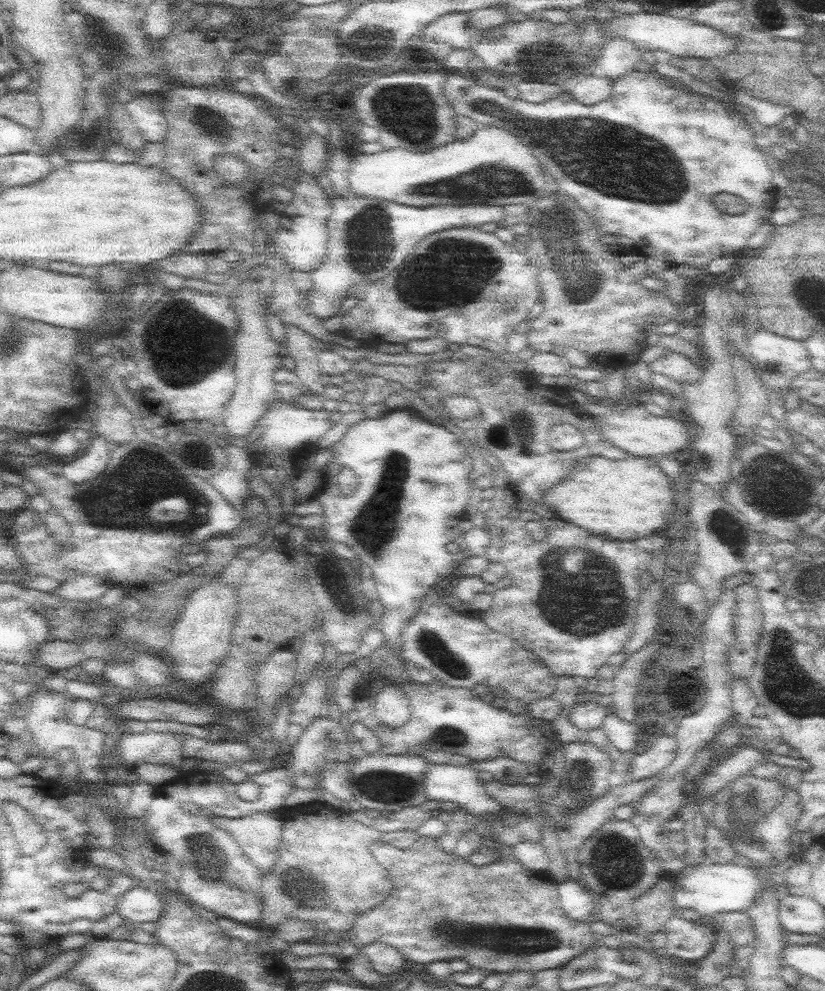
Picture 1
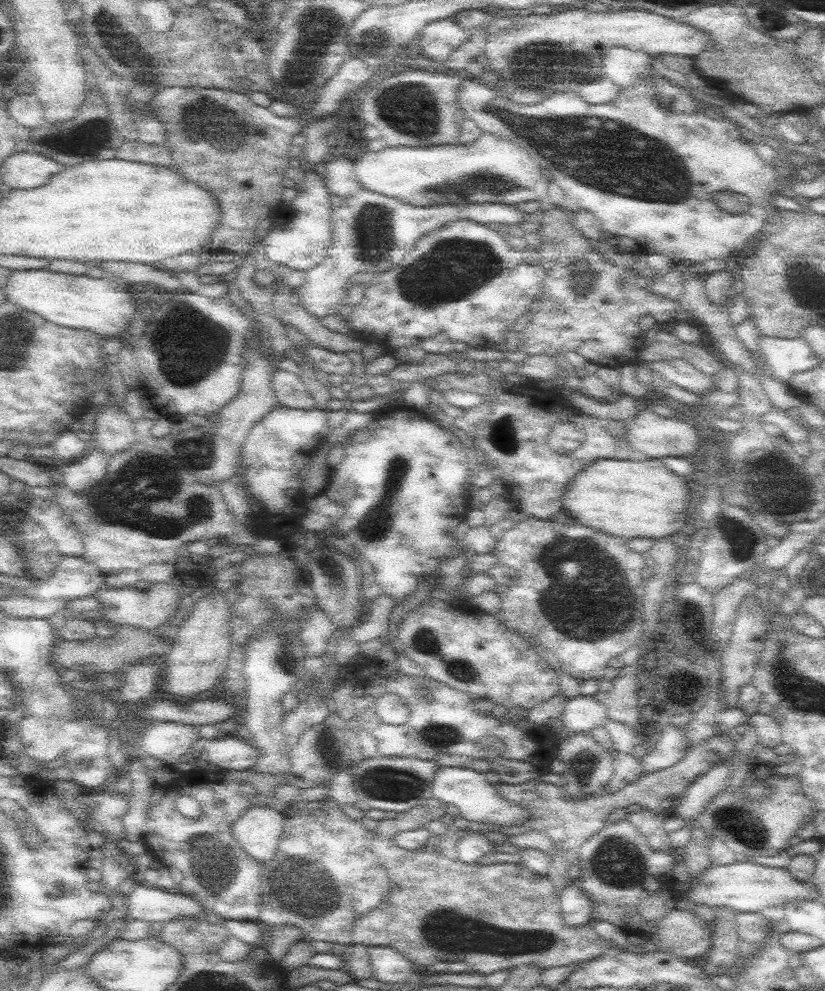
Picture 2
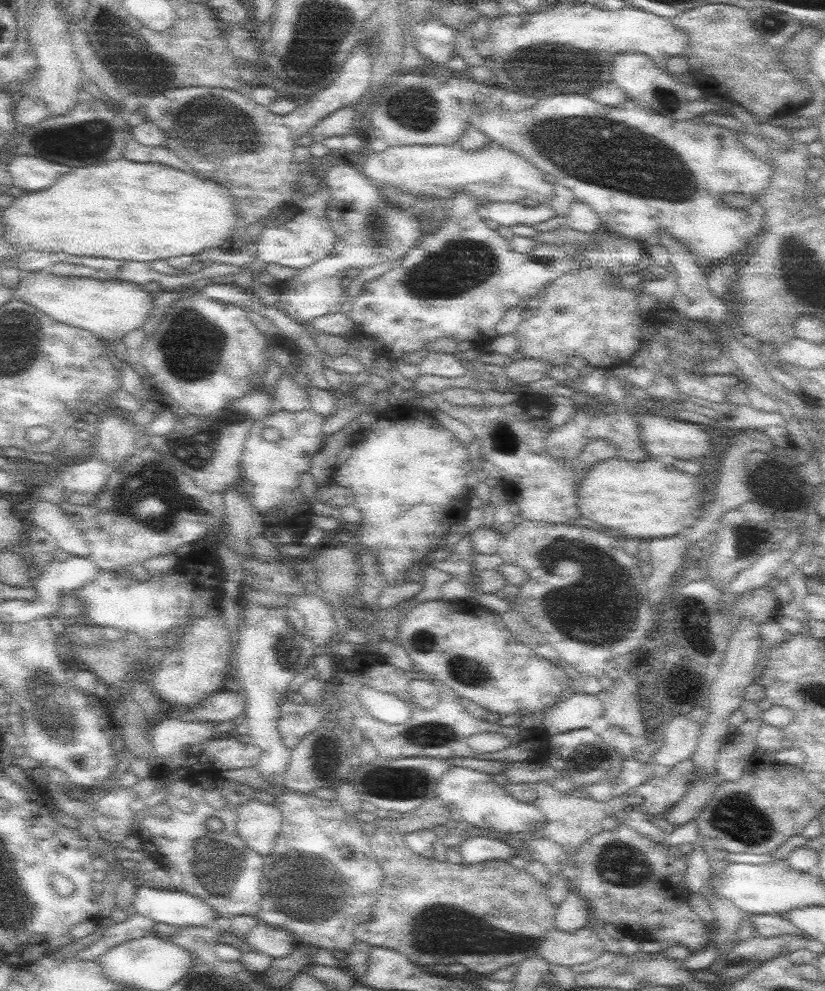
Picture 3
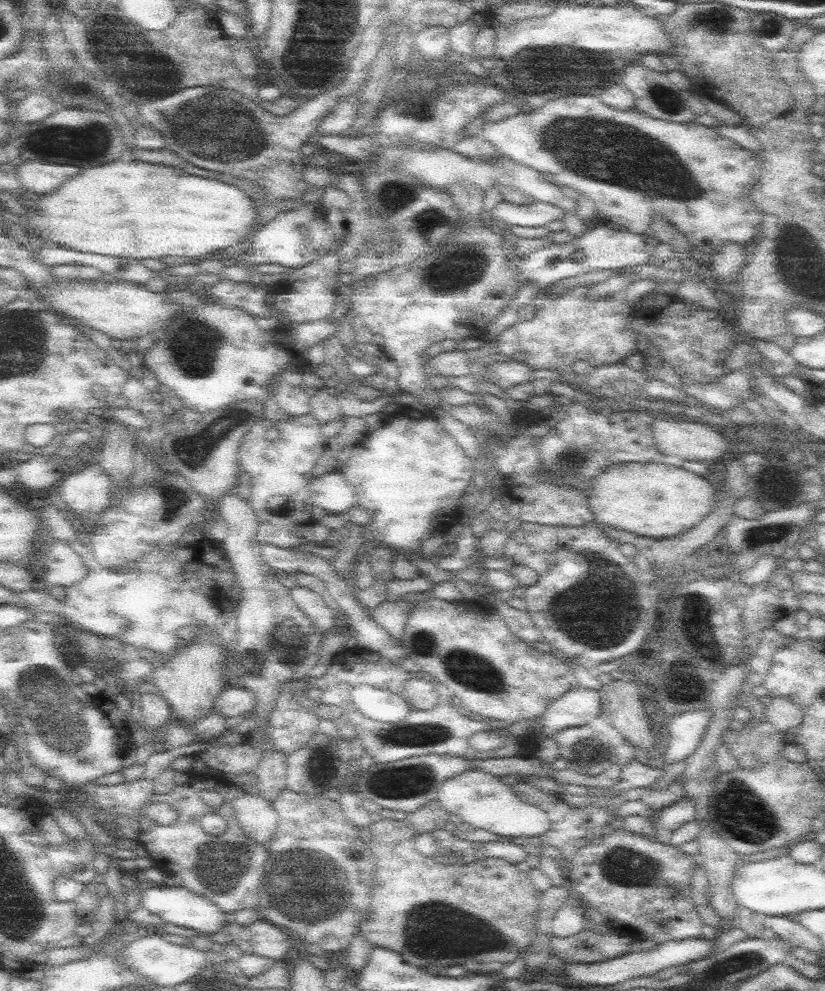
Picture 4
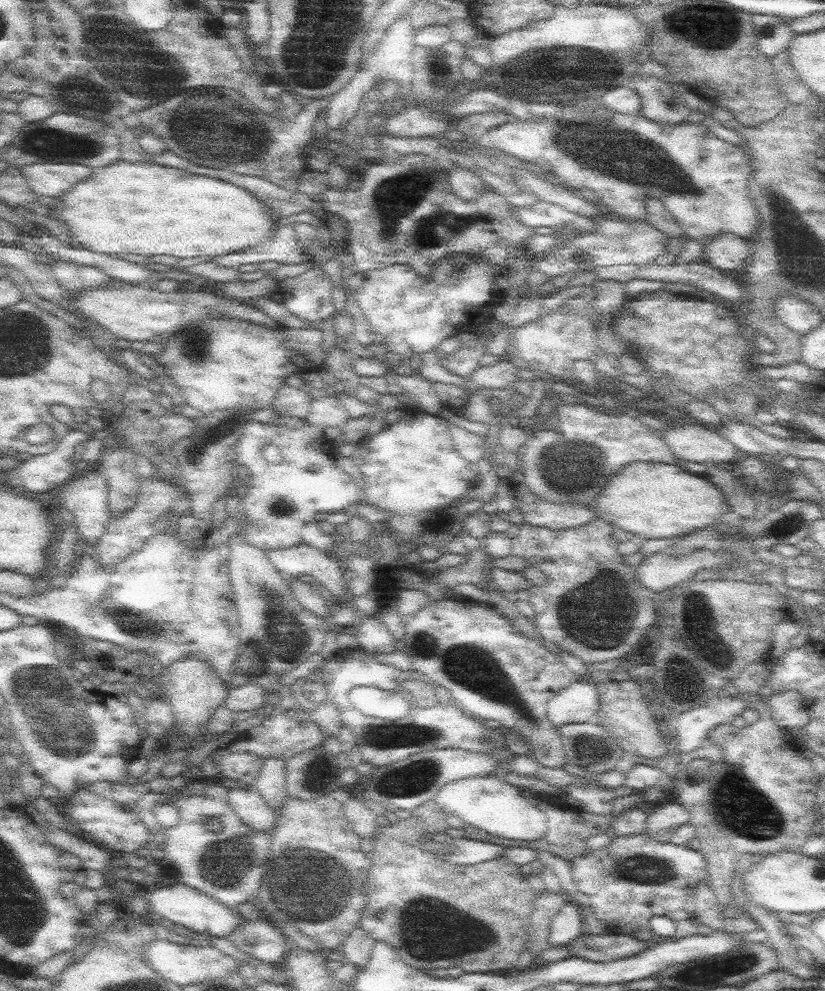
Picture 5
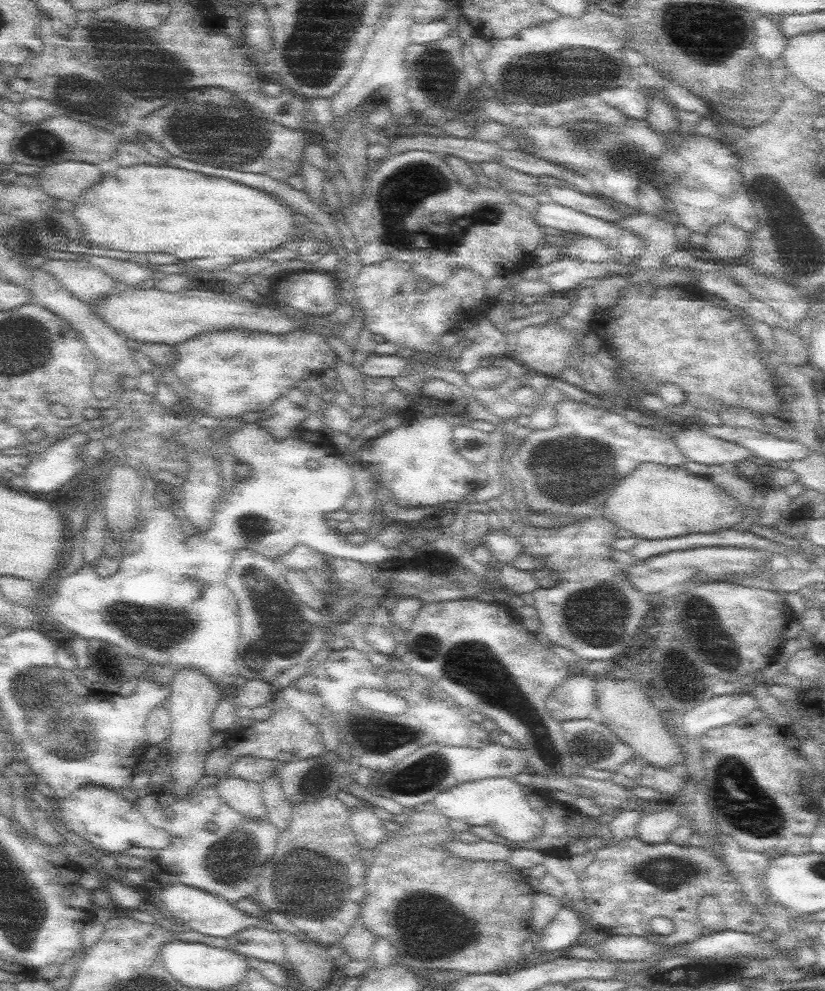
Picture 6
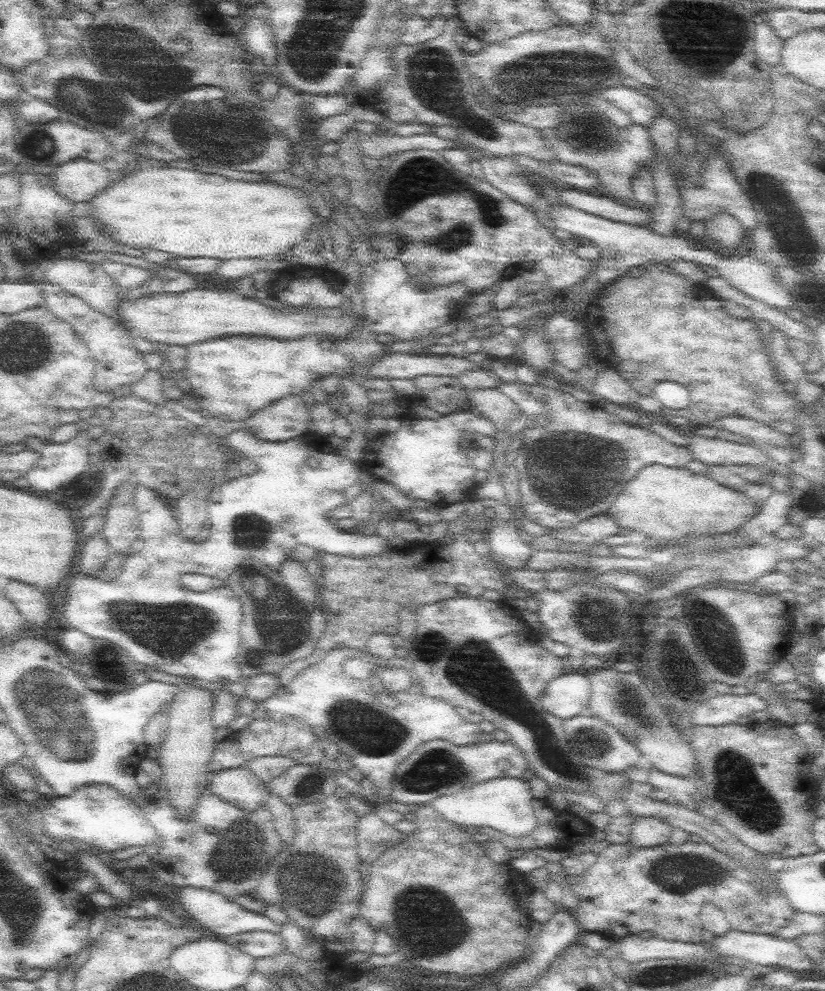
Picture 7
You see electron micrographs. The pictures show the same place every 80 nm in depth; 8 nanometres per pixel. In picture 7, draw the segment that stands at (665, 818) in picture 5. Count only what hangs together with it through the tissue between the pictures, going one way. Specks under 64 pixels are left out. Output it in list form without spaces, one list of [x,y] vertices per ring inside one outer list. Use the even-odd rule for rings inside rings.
[[[653,816],[635,818],[629,842],[636,848],[650,848],[669,842],[673,826]]]

